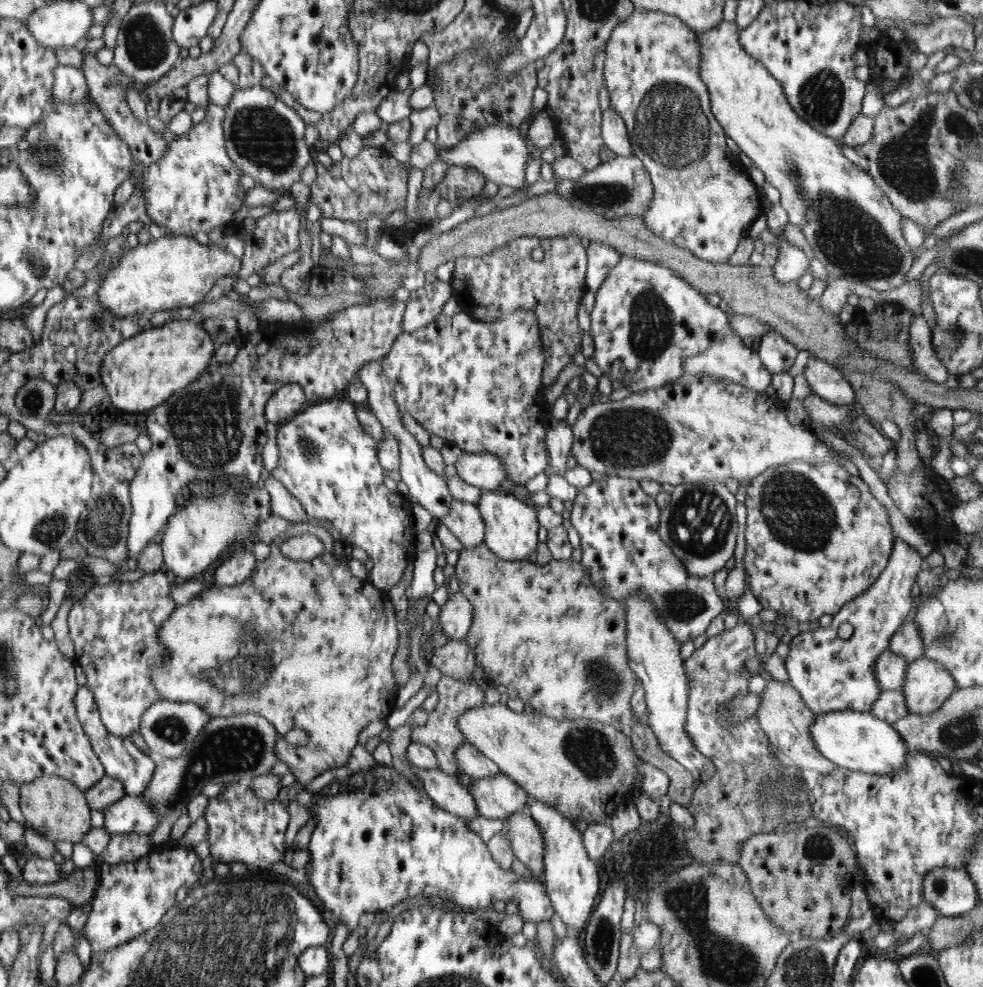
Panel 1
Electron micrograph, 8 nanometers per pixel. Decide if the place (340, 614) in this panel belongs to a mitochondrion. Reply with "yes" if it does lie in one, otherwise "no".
no

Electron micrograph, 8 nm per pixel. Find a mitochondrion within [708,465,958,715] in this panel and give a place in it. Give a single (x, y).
(945, 637)

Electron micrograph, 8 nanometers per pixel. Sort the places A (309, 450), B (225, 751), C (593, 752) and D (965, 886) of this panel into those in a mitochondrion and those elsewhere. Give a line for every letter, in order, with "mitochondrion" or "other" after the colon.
A: mitochondrion
B: mitochondrion
C: mitochondrion
D: other

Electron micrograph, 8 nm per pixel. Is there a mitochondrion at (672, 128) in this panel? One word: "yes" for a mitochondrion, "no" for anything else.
yes

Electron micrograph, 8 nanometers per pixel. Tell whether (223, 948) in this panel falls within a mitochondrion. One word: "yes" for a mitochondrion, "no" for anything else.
yes

